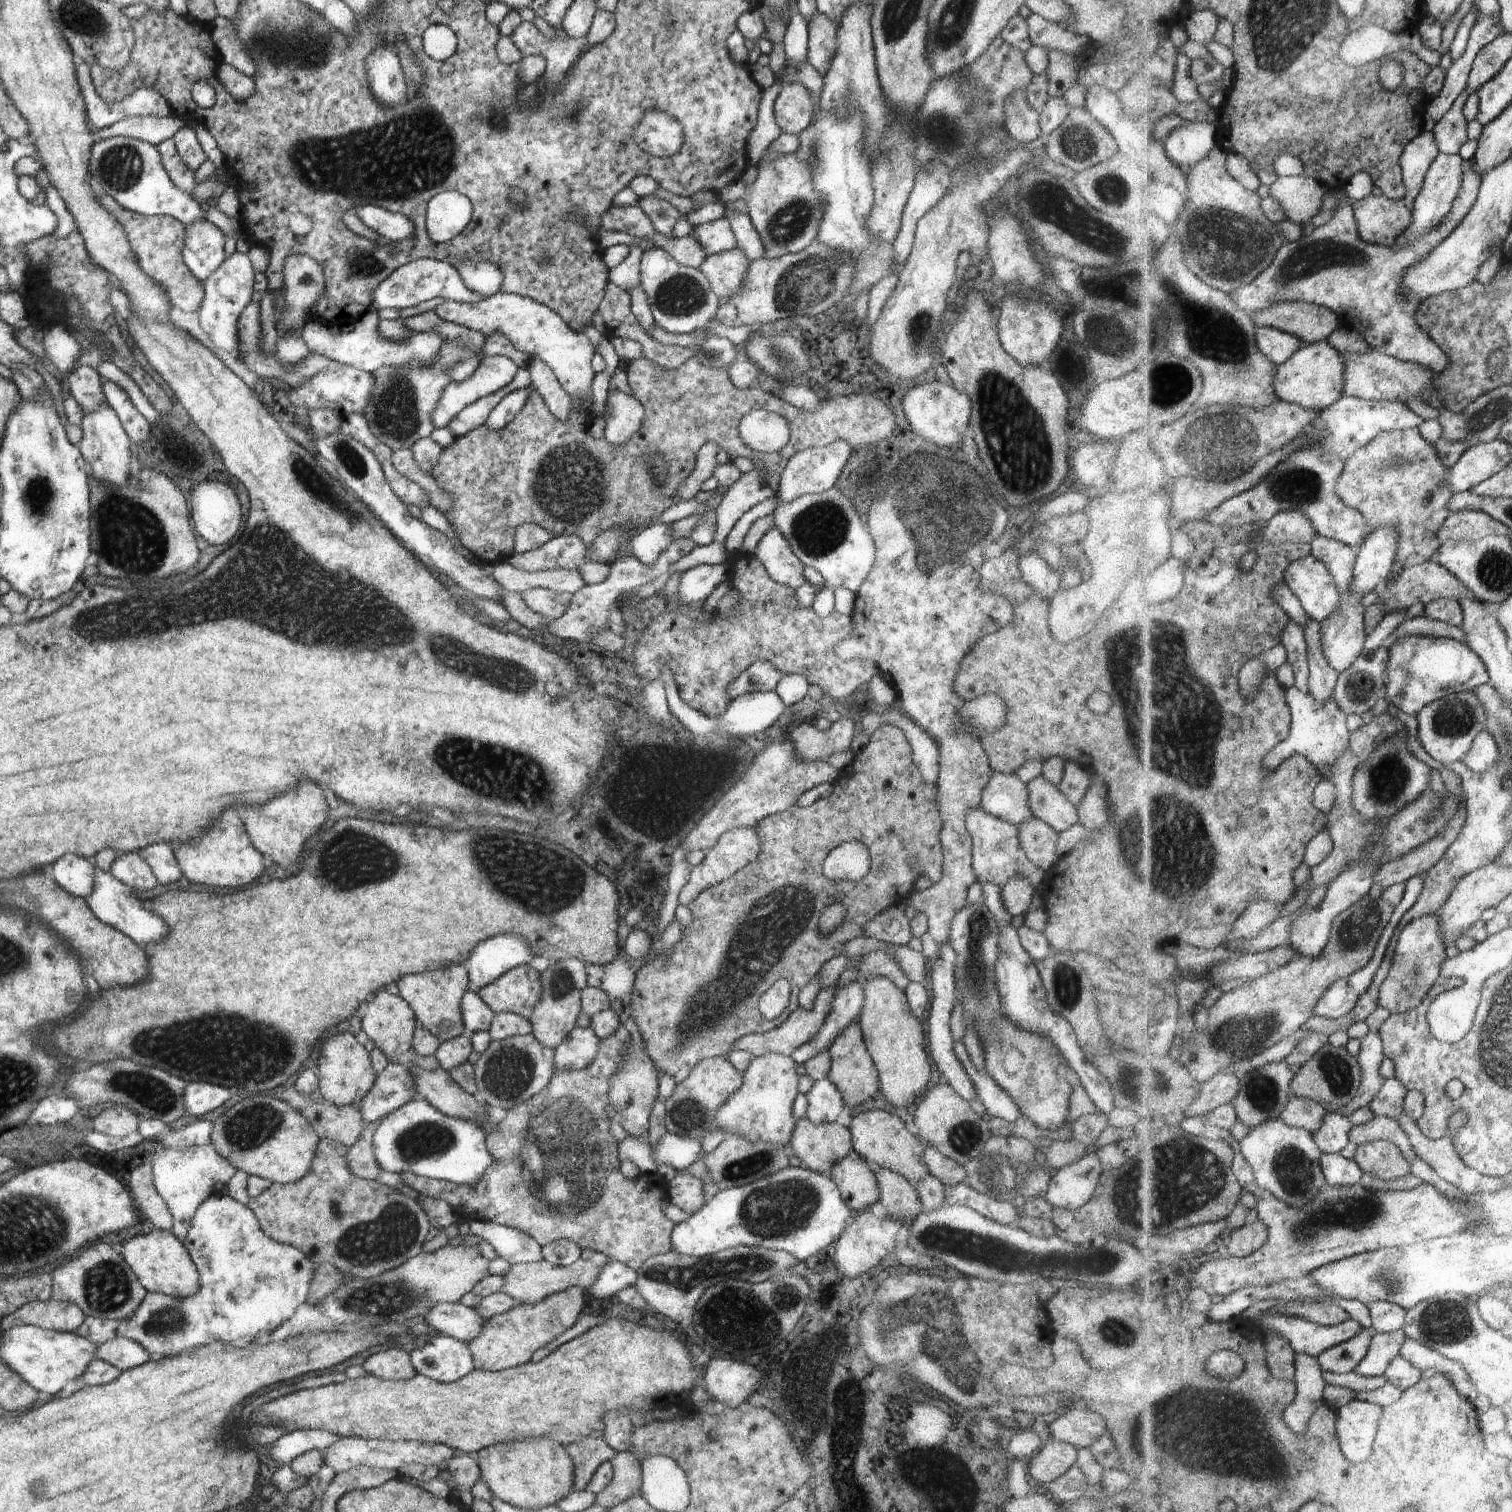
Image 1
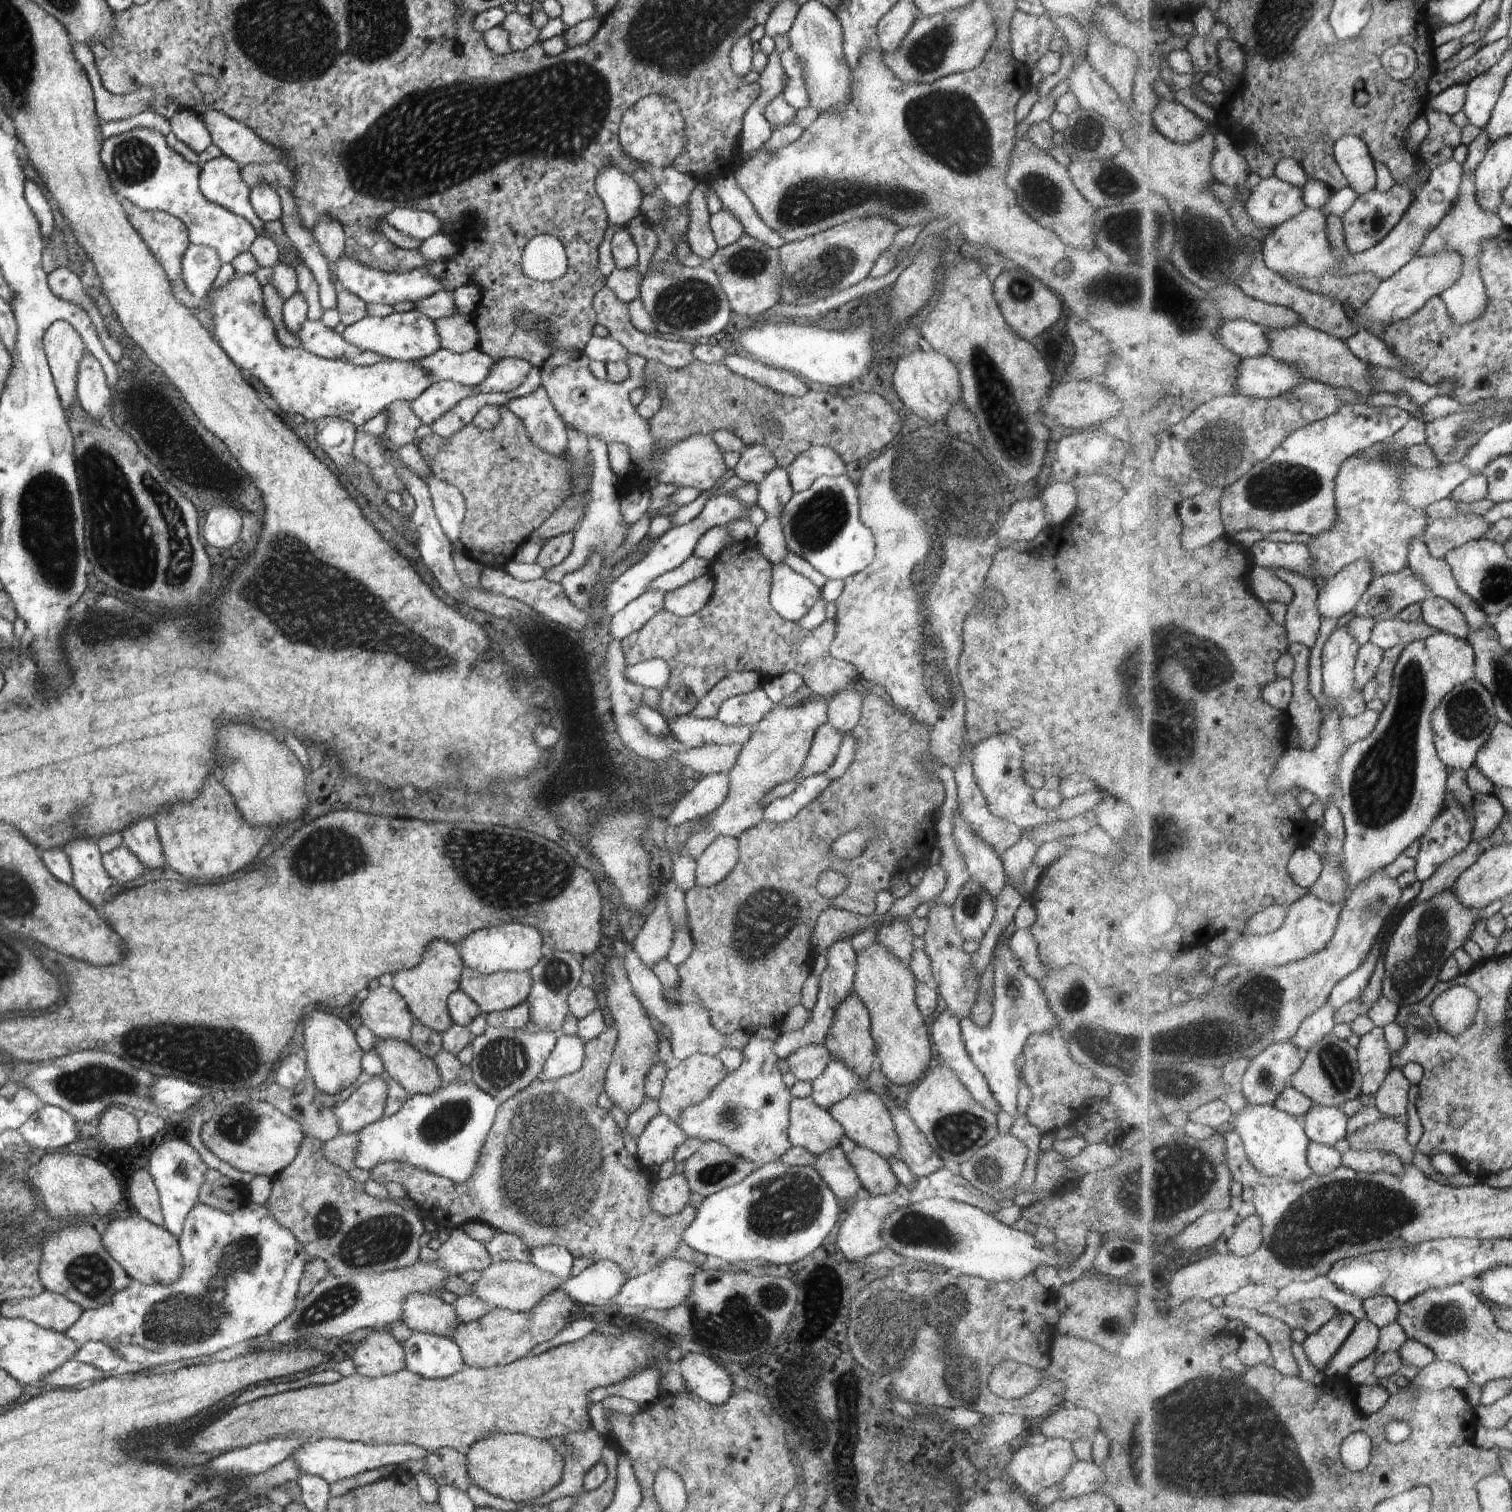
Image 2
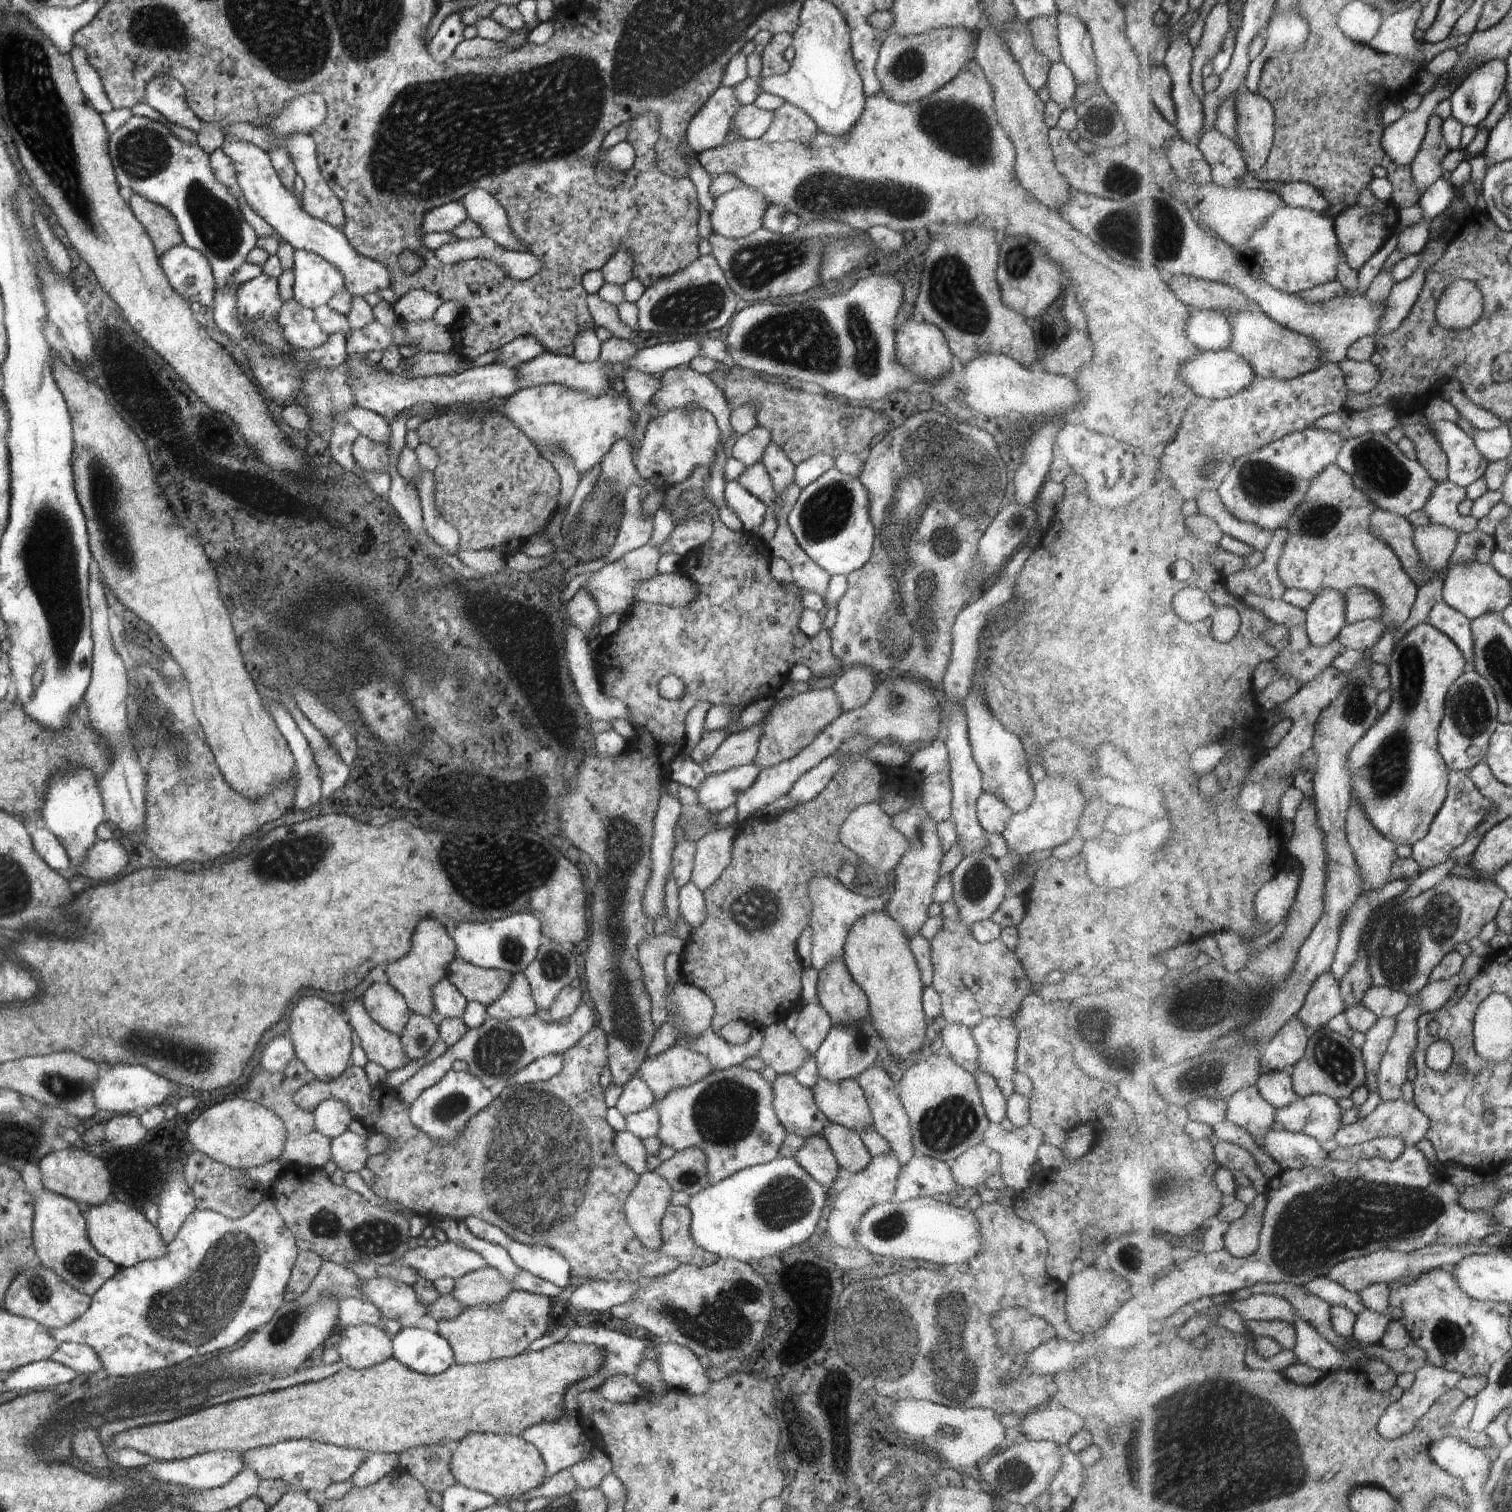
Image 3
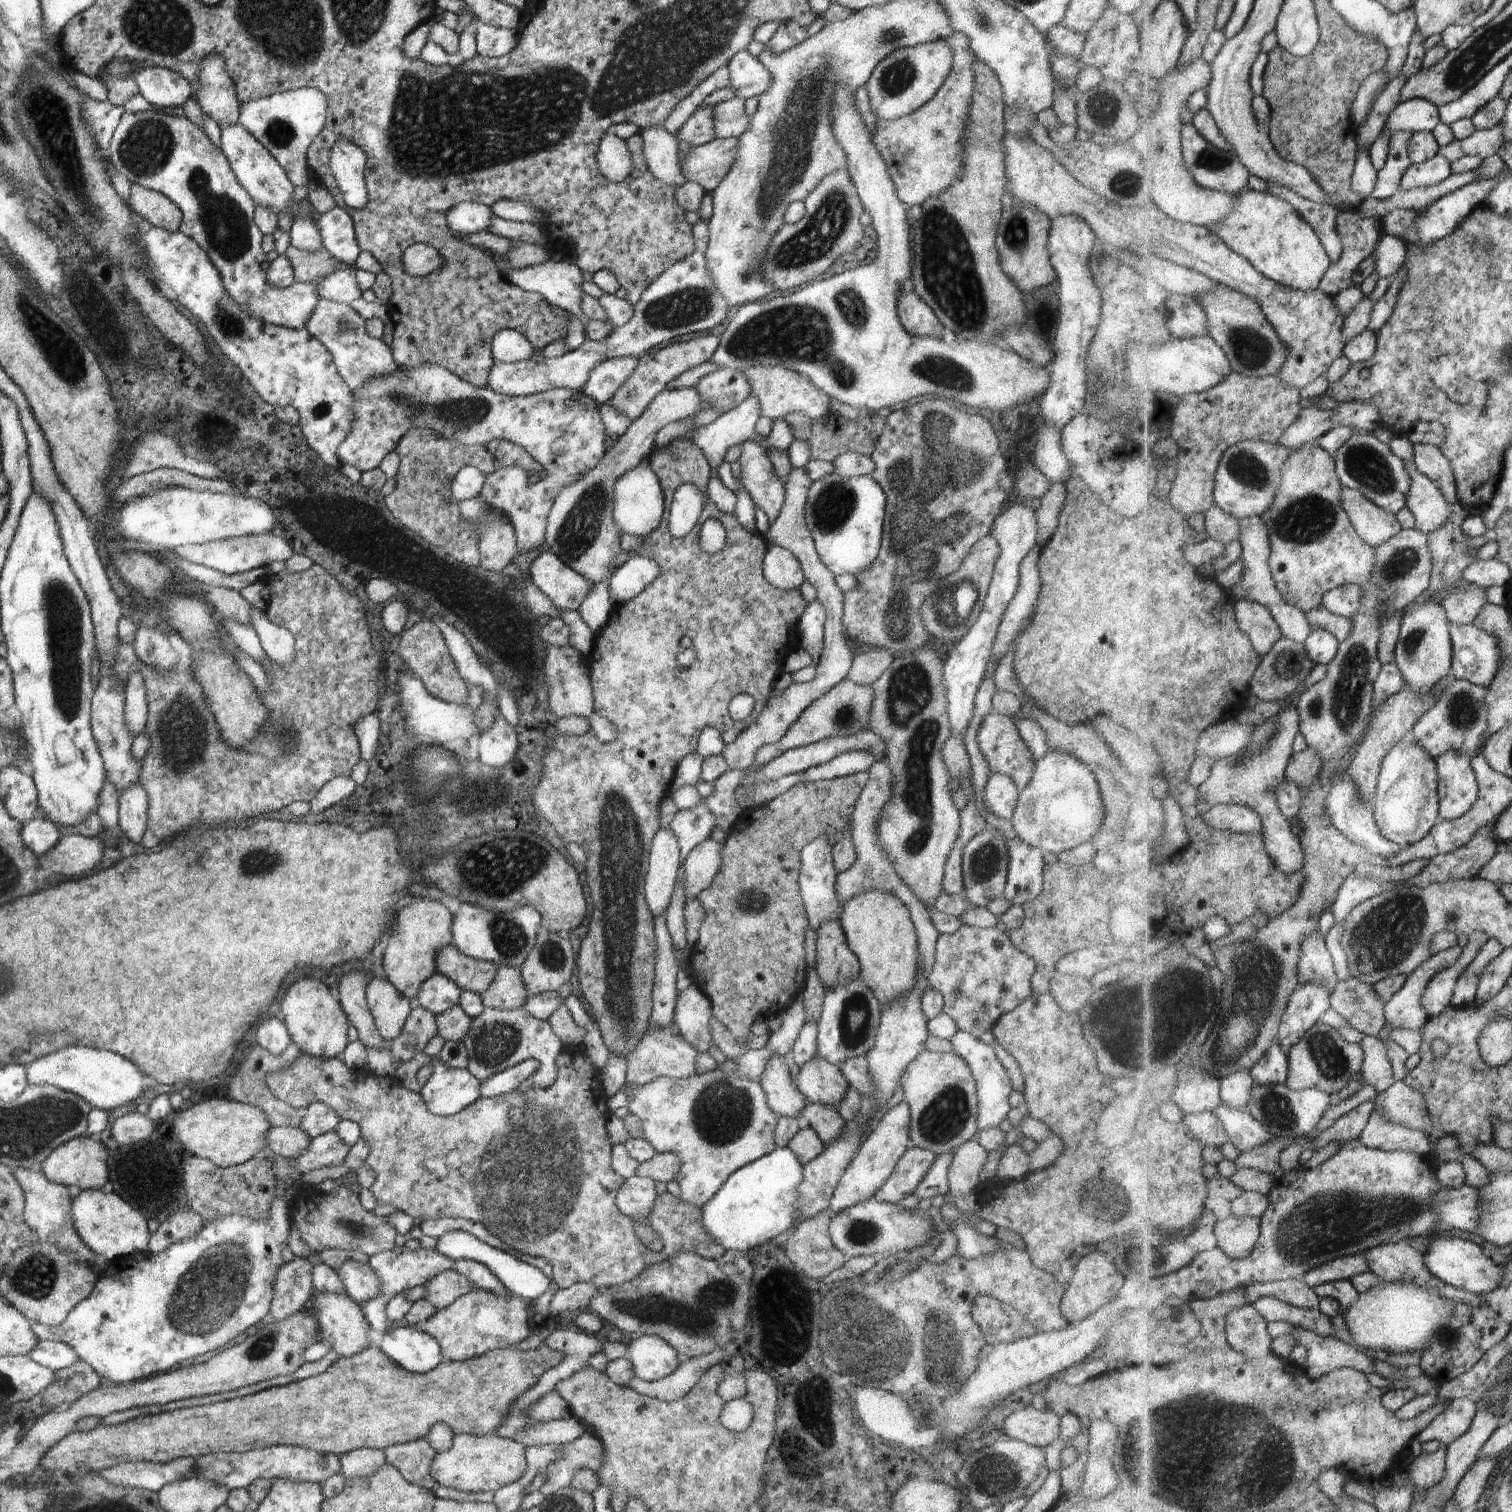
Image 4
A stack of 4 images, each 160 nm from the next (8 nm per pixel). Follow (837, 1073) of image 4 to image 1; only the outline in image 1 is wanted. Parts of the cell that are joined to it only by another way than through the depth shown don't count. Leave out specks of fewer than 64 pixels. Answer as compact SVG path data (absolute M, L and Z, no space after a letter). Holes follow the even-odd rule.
M883 1110L858 1113L852 1118L849 1127L852 1135L853 1149L859 1157L868 1162L876 1162L882 1169L888 1169L903 1176L909 1183L918 1183L919 1180L930 1176L927 1166L922 1160L926 1143L918 1136L914 1137L904 1127L902 1119Z

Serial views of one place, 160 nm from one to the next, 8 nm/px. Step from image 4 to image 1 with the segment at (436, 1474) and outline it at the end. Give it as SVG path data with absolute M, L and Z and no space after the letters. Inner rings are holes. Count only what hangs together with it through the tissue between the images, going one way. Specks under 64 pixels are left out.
M532 1438L526 1442L495 1444L478 1453L477 1465L482 1480L494 1497L515 1507L537 1511L550 1505L557 1505L573 1491L574 1463L566 1449L550 1439Z

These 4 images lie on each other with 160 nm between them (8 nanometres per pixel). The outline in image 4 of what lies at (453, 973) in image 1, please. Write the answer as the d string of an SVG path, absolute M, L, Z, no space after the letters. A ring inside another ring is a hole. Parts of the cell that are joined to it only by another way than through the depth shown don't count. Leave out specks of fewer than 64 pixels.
M410 897L397 910L396 926L390 931L390 940L383 955L386 979L401 995L416 1004L420 987L437 974L435 958L441 948L452 946L453 918L442 903L426 897Z

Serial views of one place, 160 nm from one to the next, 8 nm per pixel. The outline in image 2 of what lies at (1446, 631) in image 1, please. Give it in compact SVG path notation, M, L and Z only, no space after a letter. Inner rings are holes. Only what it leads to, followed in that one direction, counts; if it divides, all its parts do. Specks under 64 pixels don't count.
M1396 617L1379 621L1371 641L1387 651L1396 645L1409 645L1414 641L1426 640L1438 631L1437 628L1430 626L1424 618L1417 621L1404 621Z

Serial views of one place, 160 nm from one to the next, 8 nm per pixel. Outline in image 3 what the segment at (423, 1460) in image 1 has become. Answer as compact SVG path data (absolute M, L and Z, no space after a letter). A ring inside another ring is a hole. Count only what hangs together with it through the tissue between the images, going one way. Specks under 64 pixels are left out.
M296 1439L247 1450L243 1453L243 1459L245 1466L253 1468L261 1480L283 1480L288 1486L302 1489L304 1492L322 1492L343 1482L350 1482L353 1474L366 1460L366 1456L362 1450L348 1450L318 1441Z

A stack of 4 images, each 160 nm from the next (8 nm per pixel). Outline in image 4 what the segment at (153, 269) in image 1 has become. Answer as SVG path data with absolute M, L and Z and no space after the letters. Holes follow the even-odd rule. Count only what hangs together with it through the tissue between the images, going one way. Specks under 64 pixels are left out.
M133 184L129 204L137 216L147 220L152 226L168 232L179 230L182 211L162 193Z

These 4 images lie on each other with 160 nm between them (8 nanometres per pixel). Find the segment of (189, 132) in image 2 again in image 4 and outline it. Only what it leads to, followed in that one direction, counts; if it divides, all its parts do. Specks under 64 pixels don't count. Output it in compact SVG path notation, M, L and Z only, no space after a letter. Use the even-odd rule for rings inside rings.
M114 61L107 69L109 77L134 77L139 93L159 109L183 107L191 96L189 82L164 67L133 69L128 63Z

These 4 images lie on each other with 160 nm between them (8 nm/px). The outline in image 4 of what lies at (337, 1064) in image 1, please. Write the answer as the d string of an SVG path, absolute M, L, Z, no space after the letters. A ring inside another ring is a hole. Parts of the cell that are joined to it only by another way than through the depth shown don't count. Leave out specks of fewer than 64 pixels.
M302 978L286 990L281 1003L282 1021L302 1053L317 1059L333 1059L346 1048L348 1017L344 1014L337 993L314 978Z

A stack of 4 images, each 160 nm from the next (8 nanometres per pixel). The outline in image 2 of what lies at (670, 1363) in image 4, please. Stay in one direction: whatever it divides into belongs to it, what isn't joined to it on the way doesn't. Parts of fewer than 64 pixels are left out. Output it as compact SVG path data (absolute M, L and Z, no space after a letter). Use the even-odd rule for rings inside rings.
M686 1353L677 1365L687 1382L687 1390L711 1405L723 1405L732 1396L732 1372L703 1353Z

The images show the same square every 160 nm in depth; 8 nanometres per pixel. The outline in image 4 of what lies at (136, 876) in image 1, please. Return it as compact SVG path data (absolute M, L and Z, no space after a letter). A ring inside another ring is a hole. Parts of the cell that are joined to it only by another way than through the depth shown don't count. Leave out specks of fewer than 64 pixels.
M63 835L49 854L38 857L39 868L49 874L60 872L70 878L82 876L100 864L105 845L105 840L100 837Z

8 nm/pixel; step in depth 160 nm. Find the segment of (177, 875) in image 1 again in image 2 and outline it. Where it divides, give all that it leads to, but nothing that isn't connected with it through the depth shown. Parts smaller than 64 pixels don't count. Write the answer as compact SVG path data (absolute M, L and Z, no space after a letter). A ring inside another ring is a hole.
M152 818L136 821L120 834L123 836L126 846L138 857L146 870L161 871L164 866L168 866L157 835L157 826Z

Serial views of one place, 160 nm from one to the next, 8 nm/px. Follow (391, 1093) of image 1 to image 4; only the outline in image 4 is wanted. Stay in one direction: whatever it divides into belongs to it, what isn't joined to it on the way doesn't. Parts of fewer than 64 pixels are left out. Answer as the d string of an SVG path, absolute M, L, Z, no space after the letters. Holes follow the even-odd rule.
M312 1103L303 1111L300 1130L310 1138L334 1131L344 1121L333 1108L324 1103Z

